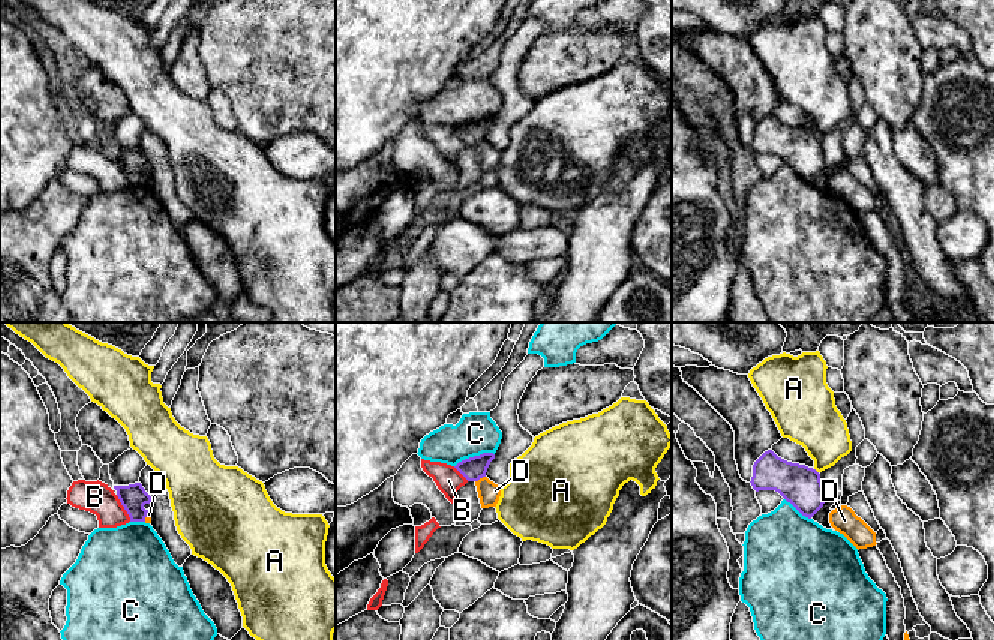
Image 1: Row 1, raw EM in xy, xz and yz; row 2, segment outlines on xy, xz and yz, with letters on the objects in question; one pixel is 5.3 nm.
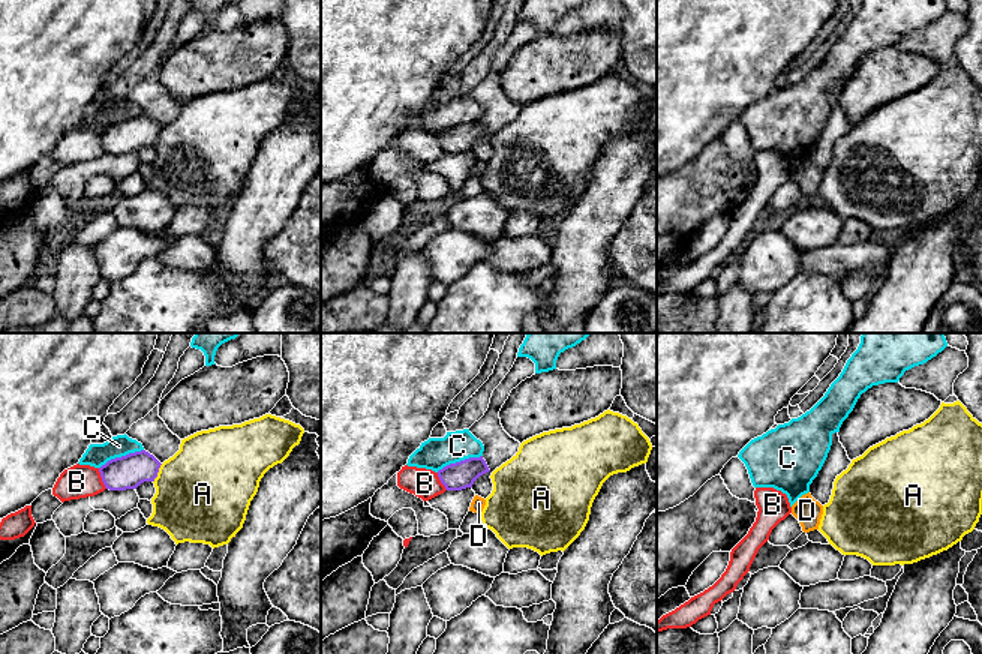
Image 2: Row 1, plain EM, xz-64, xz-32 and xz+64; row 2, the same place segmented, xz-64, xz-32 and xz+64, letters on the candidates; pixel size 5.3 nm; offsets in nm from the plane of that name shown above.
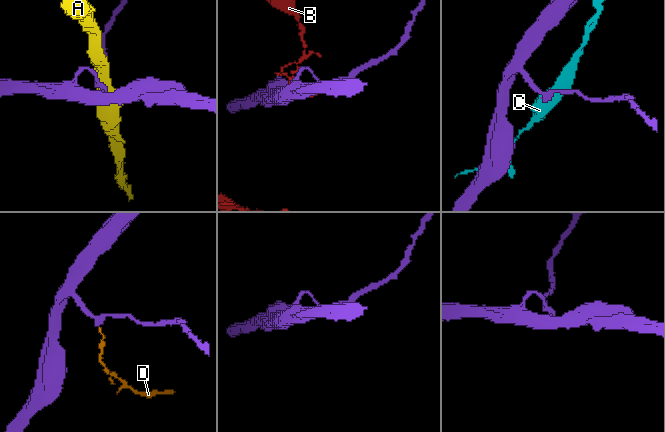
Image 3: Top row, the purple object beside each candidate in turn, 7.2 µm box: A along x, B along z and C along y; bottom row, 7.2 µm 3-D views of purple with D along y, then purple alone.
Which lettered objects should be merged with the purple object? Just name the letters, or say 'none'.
none

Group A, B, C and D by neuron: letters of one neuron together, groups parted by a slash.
A / B / C / D

